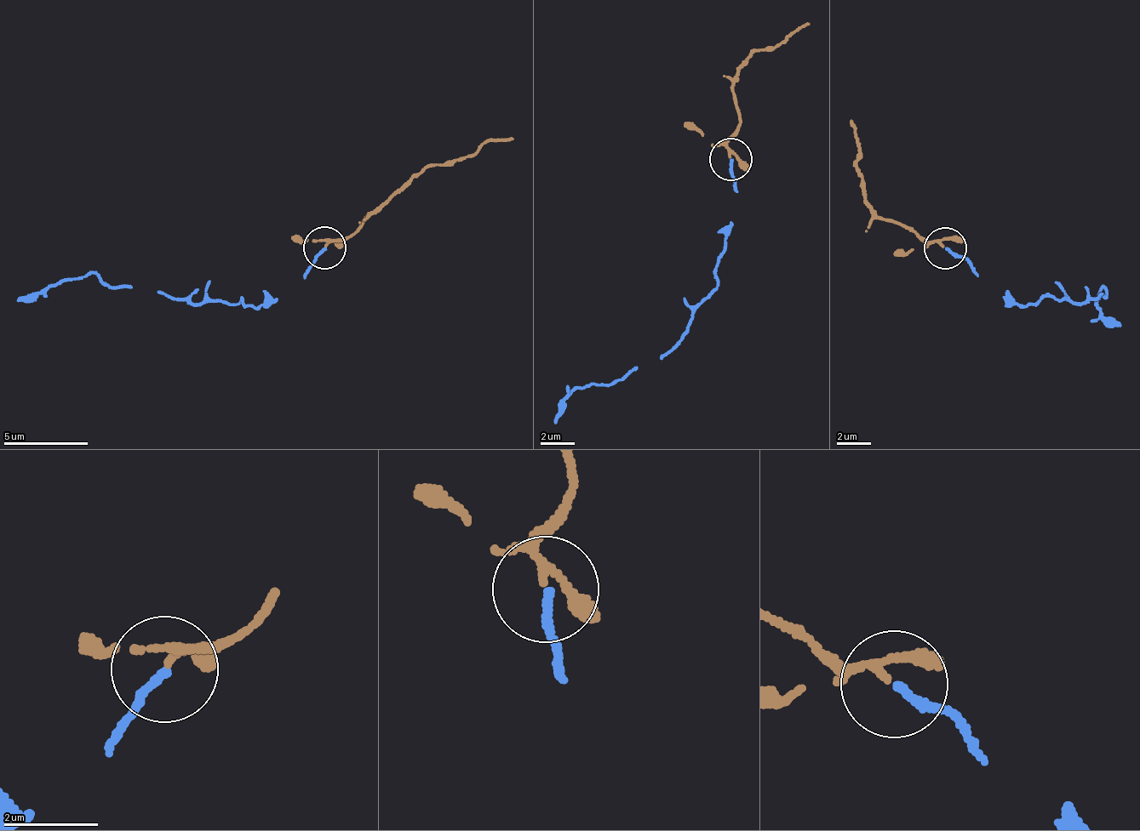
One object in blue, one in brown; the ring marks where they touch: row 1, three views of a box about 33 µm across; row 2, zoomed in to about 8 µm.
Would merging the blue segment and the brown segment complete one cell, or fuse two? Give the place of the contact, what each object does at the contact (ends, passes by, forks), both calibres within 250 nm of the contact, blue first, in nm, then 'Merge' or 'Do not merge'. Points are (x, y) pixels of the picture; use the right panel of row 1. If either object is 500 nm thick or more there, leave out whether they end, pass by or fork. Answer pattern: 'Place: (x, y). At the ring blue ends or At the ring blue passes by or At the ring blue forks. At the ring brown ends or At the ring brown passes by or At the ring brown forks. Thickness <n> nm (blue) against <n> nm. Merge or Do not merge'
Place: (945, 247). At the ring blue ends. At the ring brown forks. Thickness 160 nm (blue) against 110 nm. Merge

